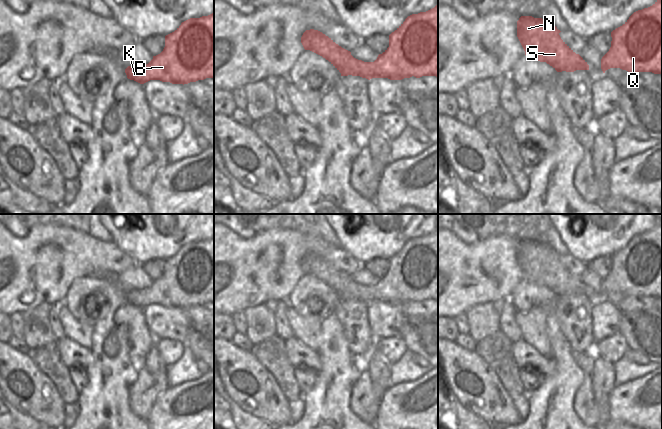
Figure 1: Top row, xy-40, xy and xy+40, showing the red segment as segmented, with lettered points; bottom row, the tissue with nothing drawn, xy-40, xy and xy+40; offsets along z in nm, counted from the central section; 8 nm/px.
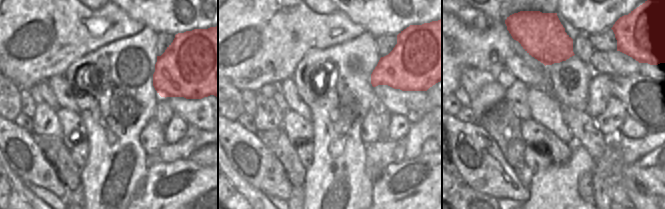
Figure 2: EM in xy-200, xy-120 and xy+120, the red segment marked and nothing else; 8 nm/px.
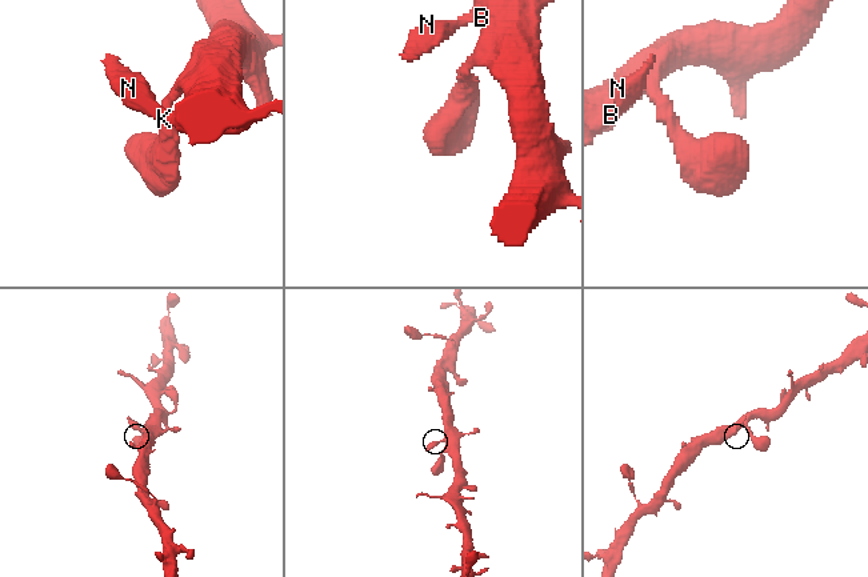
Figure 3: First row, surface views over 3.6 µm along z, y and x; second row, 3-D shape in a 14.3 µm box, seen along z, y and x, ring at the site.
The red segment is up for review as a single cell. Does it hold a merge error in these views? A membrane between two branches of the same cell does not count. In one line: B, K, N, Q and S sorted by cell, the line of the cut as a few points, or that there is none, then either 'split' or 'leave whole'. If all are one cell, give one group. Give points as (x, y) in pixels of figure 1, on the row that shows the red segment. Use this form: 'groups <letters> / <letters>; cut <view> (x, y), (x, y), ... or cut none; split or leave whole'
groups B K N Q S; cut none; leave whole

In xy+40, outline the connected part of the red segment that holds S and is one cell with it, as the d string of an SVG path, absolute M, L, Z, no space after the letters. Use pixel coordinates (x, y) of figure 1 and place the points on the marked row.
M521 16L517 21L517 37L526 56L546 62L557 72L589 70L587 62L561 39L560 32L542 18Z

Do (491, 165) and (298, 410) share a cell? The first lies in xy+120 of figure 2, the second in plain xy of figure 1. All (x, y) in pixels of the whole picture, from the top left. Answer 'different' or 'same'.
different

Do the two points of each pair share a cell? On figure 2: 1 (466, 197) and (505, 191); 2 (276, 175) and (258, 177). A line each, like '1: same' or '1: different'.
1: different
2: same

